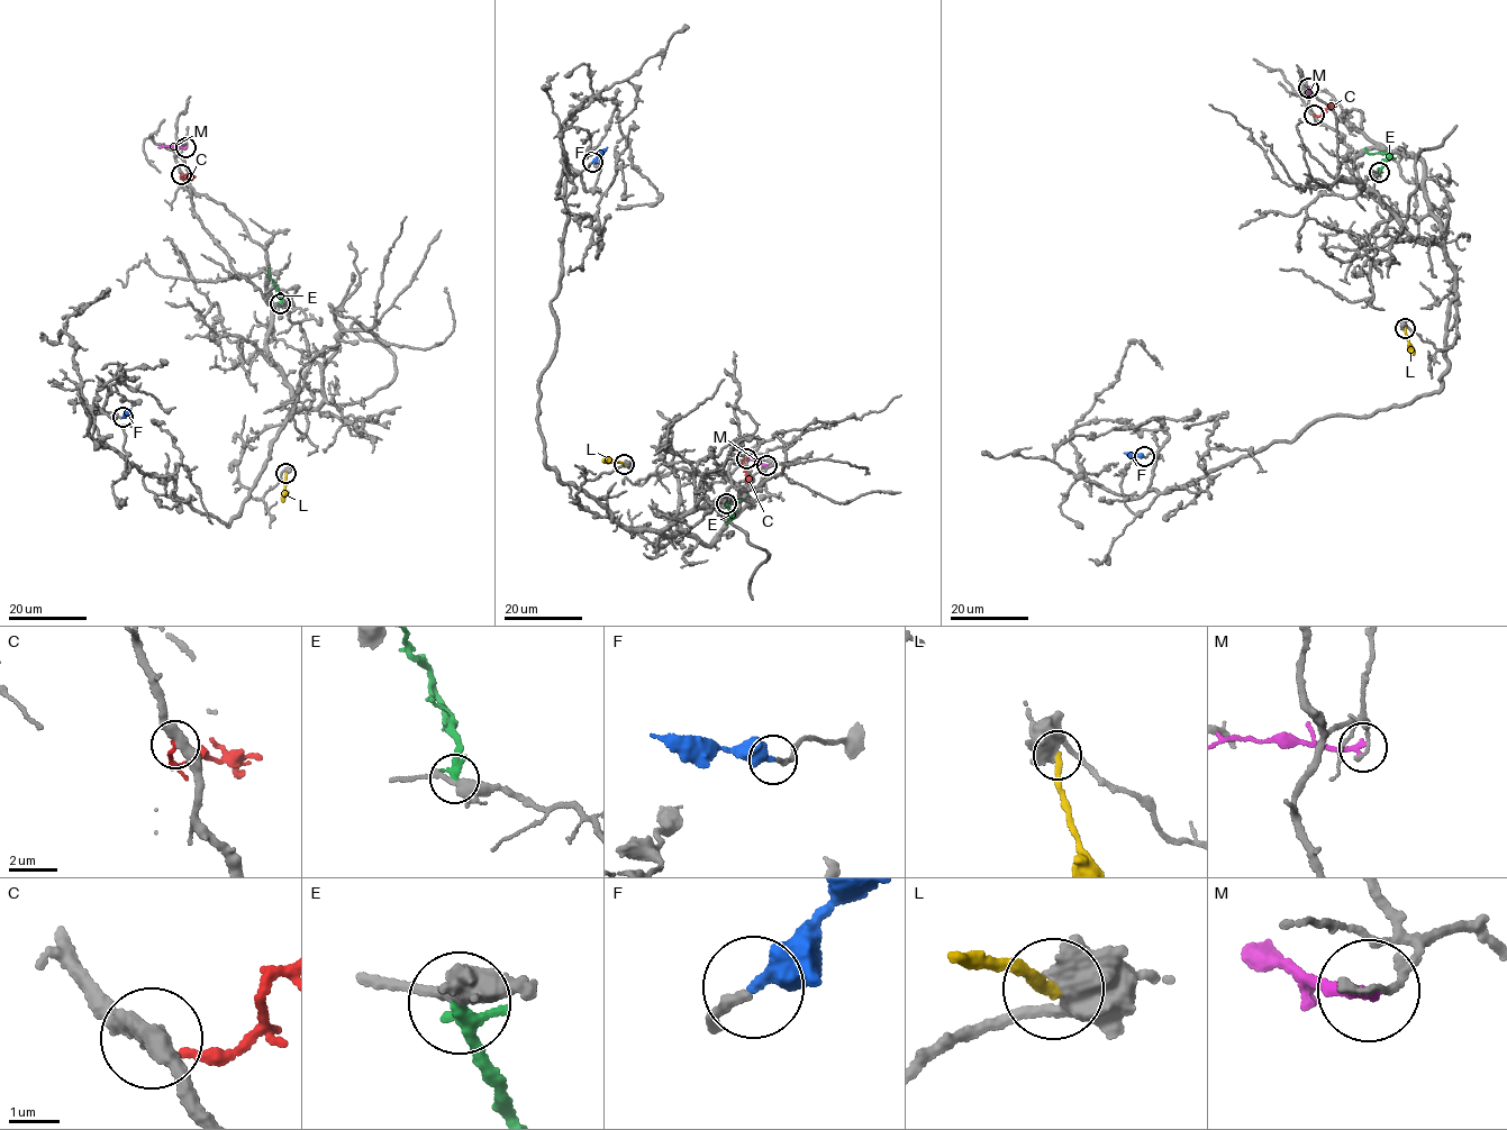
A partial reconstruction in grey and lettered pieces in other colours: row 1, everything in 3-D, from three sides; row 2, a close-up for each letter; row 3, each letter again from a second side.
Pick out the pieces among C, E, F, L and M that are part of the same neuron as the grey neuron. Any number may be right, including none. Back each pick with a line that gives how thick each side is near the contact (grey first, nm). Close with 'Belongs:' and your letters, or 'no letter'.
F: calibres 180 and 440 nm
Belongs: F

